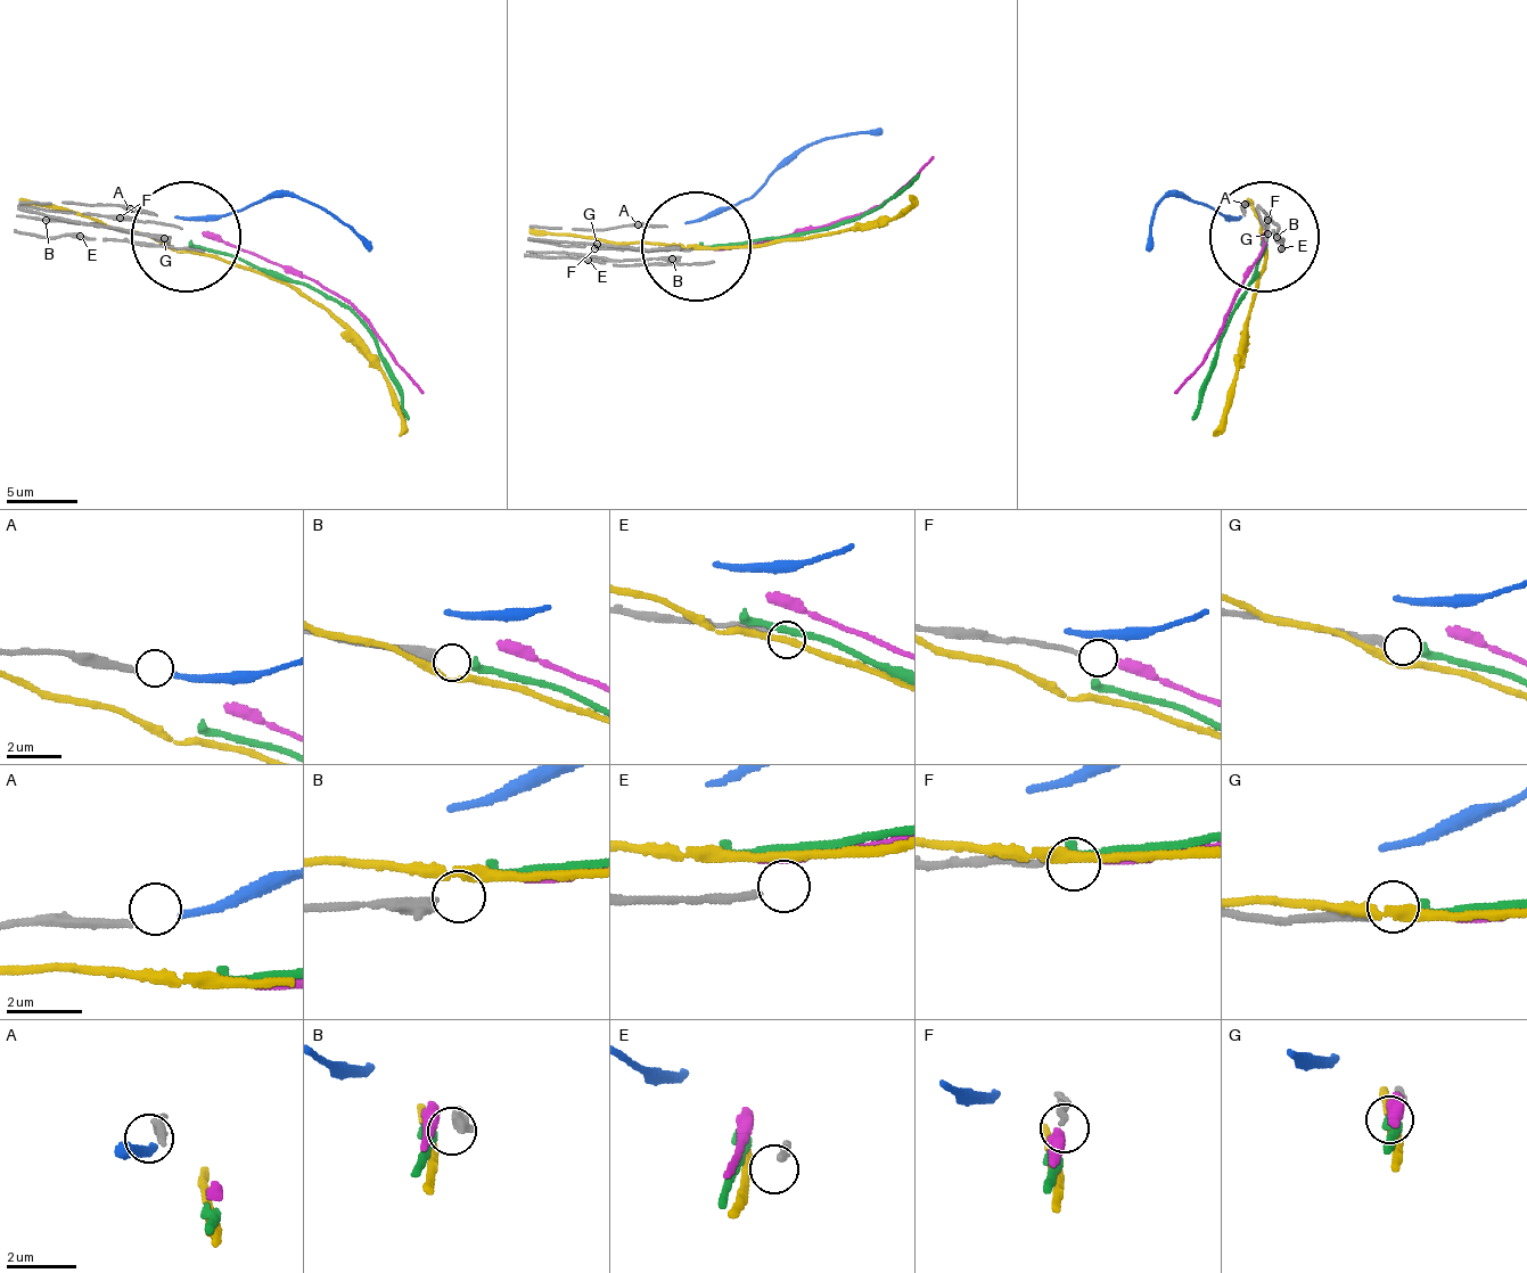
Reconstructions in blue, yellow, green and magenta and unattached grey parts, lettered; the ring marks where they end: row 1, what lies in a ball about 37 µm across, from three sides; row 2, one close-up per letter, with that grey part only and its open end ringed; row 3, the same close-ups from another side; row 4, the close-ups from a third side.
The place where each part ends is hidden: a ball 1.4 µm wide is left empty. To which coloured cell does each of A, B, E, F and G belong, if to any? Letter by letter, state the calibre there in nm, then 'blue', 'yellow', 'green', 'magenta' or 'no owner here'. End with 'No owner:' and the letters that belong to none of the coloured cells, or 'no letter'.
A: 220 nm | blue
B: 420 nm | no owner here
E: 190 nm | no owner here
F: 170 nm | magenta
G: 320 nm | green
No owner: B, E

